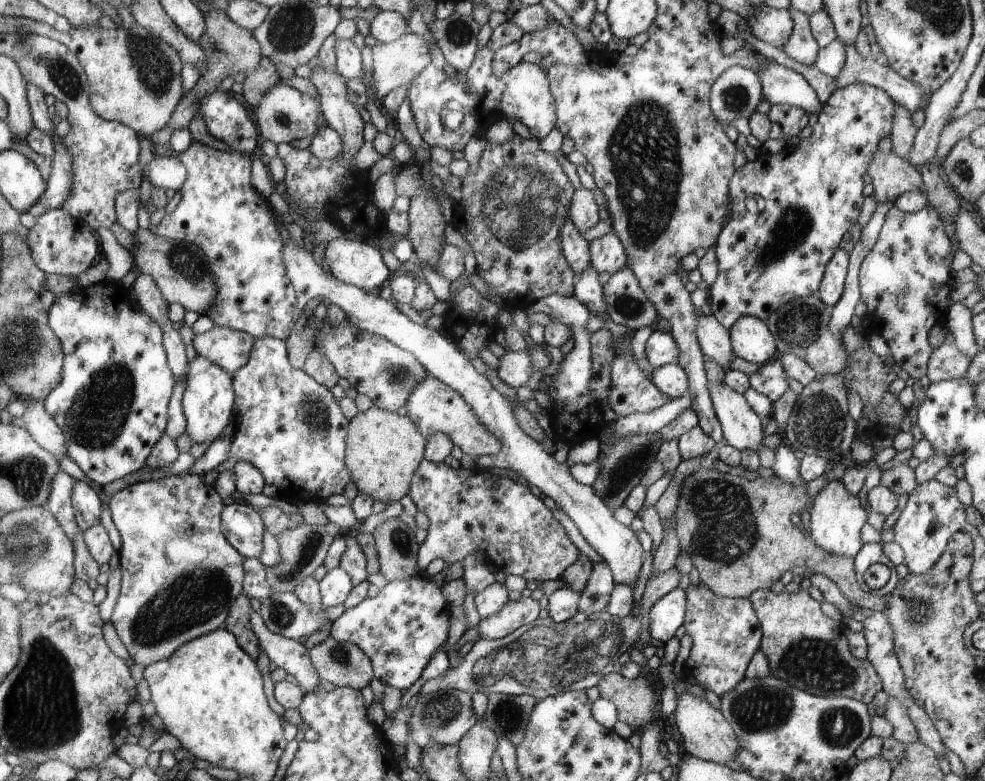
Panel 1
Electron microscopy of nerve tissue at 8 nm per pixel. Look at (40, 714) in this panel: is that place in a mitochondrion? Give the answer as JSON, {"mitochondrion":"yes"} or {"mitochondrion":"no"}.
{"mitochondrion":"yes"}

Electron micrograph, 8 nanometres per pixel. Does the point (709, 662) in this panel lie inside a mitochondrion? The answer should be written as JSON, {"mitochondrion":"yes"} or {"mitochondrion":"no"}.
{"mitochondrion":"no"}

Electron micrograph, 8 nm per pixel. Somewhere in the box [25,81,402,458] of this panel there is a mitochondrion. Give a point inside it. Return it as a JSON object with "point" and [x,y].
{"point":[98,414]}

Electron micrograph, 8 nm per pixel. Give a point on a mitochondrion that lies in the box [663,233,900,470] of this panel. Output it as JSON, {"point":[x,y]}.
{"point":[819,423]}

